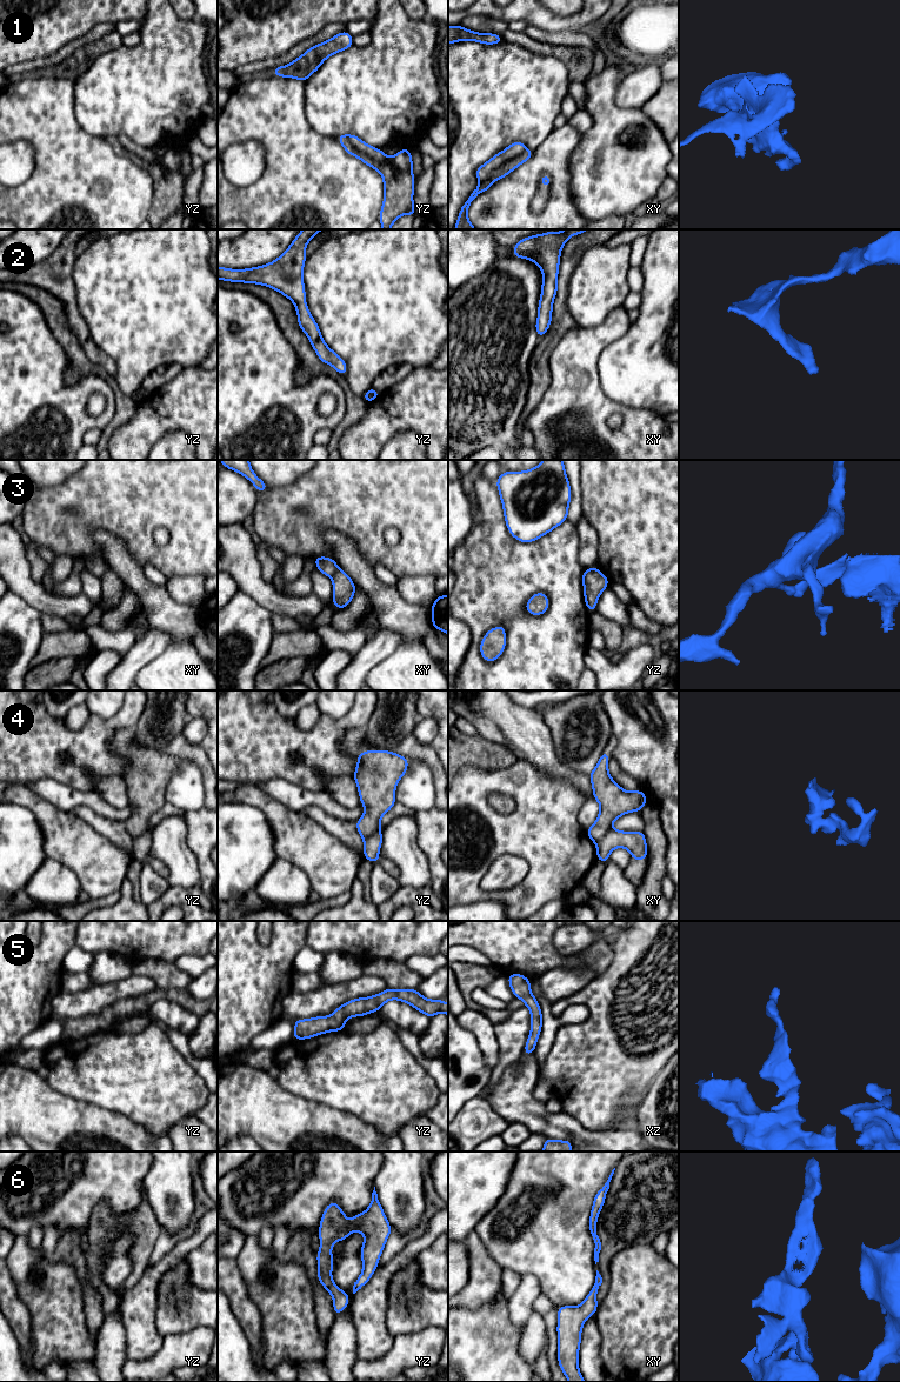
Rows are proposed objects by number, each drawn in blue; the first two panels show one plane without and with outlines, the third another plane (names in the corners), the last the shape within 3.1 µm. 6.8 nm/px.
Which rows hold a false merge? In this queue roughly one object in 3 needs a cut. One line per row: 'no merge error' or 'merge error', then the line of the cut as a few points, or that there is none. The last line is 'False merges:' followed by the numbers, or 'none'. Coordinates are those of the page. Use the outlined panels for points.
1: merge error | yz (346, 135), (359, 151), (375, 160), (392, 162)
2: no merge error | no cut
3: merge error | xy (339, 569), (330, 576)
4: merge error | yz (380, 832), (373, 833), (364, 840)
5: no merge error | no cut
6: no merge error | no cut
False merges: 1, 3, 4

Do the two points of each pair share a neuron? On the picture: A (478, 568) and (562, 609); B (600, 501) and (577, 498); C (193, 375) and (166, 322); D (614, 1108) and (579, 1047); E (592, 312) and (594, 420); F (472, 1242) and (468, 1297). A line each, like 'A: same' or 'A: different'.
A: same
B: different
C: different
D: same
E: different
F: same

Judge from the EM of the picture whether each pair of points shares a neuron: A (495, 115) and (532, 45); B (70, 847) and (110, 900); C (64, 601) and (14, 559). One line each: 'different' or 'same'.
A: different
B: different
C: same

